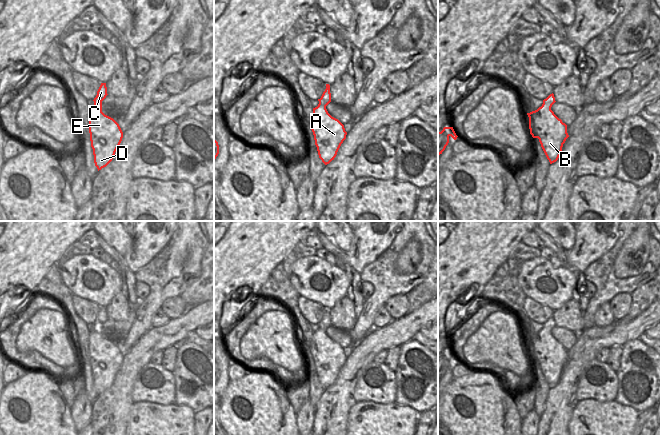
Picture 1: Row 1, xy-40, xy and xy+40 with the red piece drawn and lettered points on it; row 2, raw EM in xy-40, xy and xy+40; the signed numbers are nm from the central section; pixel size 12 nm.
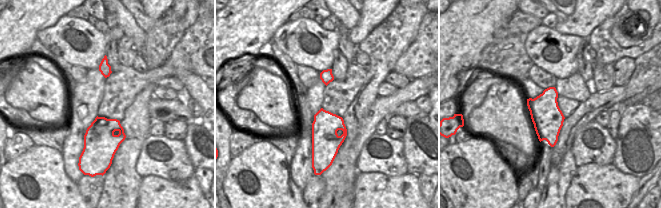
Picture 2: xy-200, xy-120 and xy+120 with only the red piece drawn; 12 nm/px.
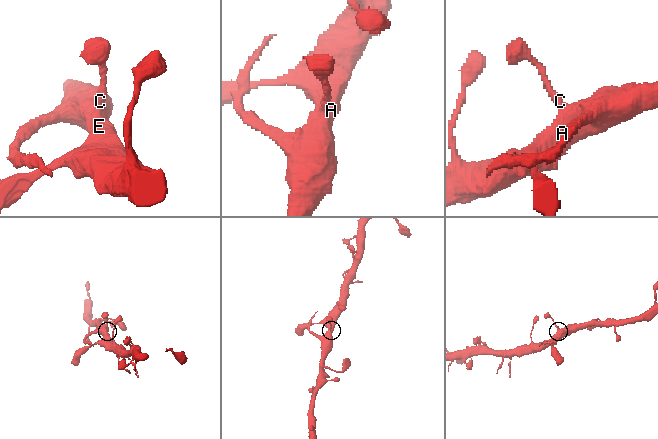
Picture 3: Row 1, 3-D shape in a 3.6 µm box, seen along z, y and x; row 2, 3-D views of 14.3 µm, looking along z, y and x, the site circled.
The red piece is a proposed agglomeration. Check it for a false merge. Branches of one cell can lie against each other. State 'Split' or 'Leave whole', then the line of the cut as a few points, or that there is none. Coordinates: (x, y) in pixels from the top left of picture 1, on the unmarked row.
Leave whole. No split

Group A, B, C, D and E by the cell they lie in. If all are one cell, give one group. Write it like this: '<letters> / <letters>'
A B C D E

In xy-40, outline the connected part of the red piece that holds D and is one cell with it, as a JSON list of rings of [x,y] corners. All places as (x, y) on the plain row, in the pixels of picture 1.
[[[101,307],[93,324],[94,331],[89,335],[90,365],[98,395],[112,385],[123,362],[119,348],[102,336],[102,325],[107,319],[106,307]]]

